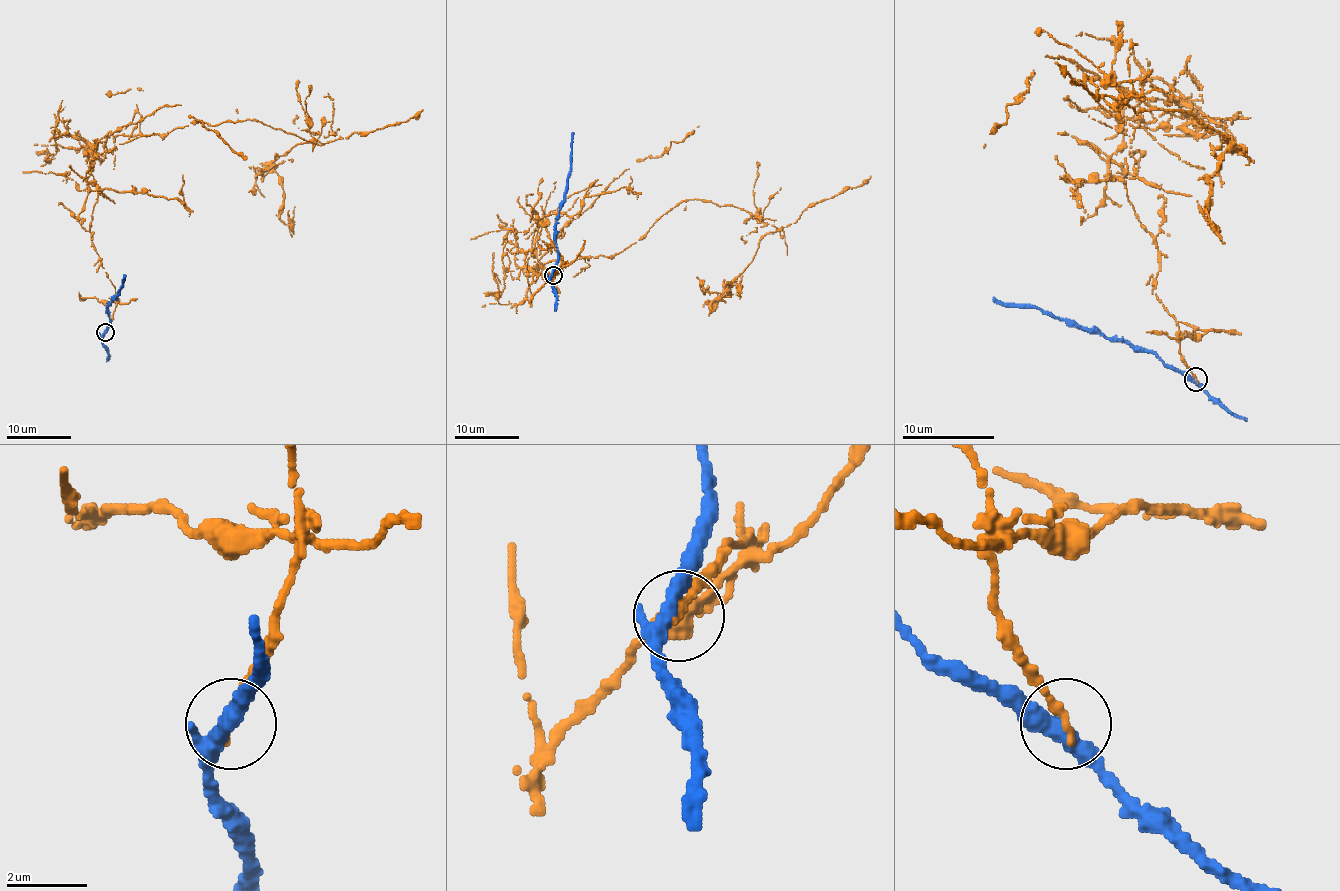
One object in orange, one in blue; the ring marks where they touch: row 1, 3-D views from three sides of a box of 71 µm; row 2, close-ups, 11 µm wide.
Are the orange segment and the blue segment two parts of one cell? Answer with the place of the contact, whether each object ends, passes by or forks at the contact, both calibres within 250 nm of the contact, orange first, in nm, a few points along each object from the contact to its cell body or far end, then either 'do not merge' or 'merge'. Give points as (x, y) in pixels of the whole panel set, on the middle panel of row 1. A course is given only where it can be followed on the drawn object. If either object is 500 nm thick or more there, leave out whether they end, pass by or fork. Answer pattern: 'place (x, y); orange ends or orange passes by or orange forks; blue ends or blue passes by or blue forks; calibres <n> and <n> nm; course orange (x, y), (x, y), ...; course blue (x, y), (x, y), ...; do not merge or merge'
place (553, 275); orange ends; blue forks; calibres 240 and 320 nm; course orange (553, 274), (537, 214), (537, 271), (613, 257), (705, 200), (787, 226), (722, 297), (743, 276); course blue (553, 274), (558, 257), (554, 227), (571, 164), (574, 132); do not merge

